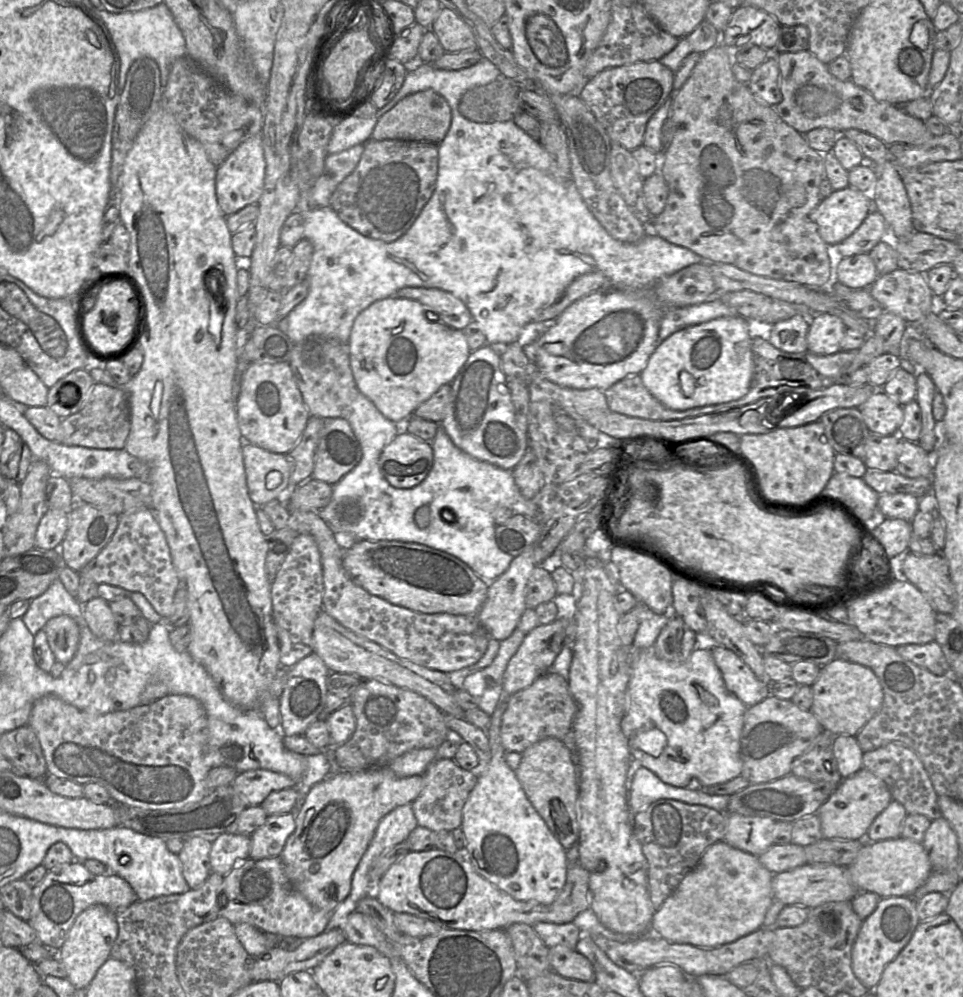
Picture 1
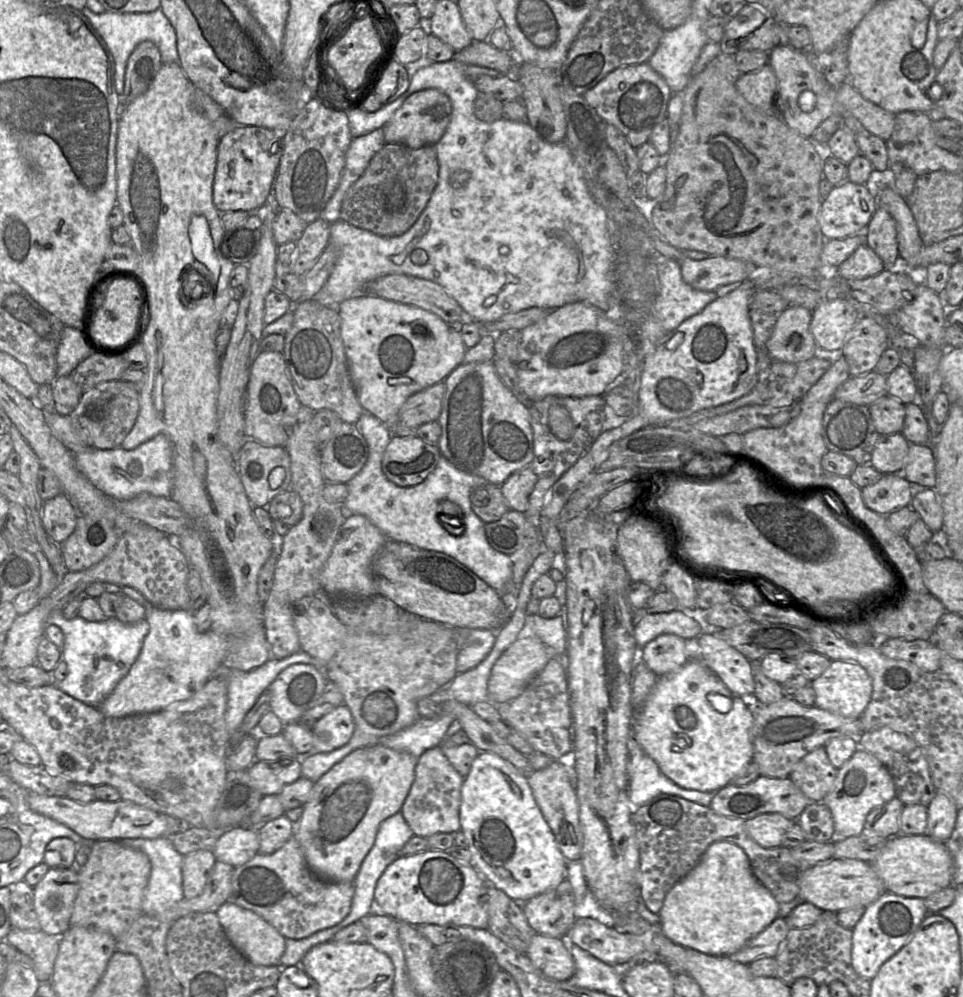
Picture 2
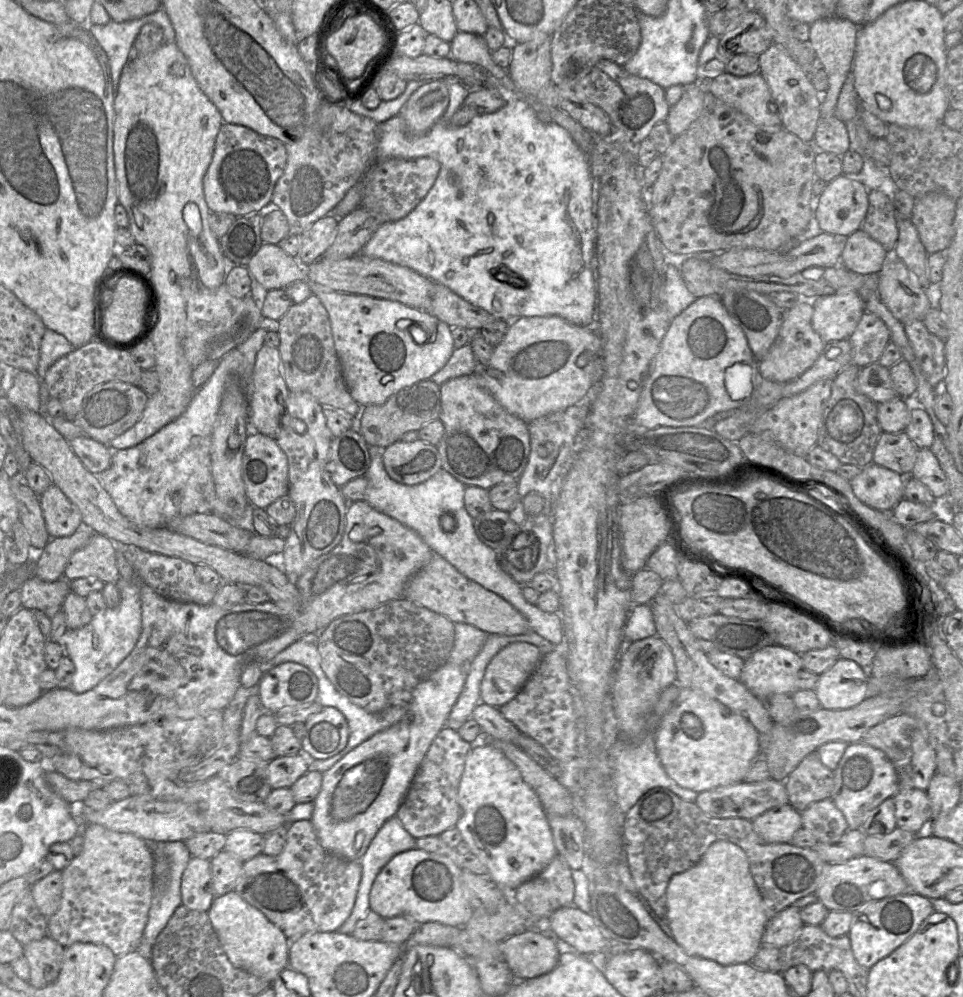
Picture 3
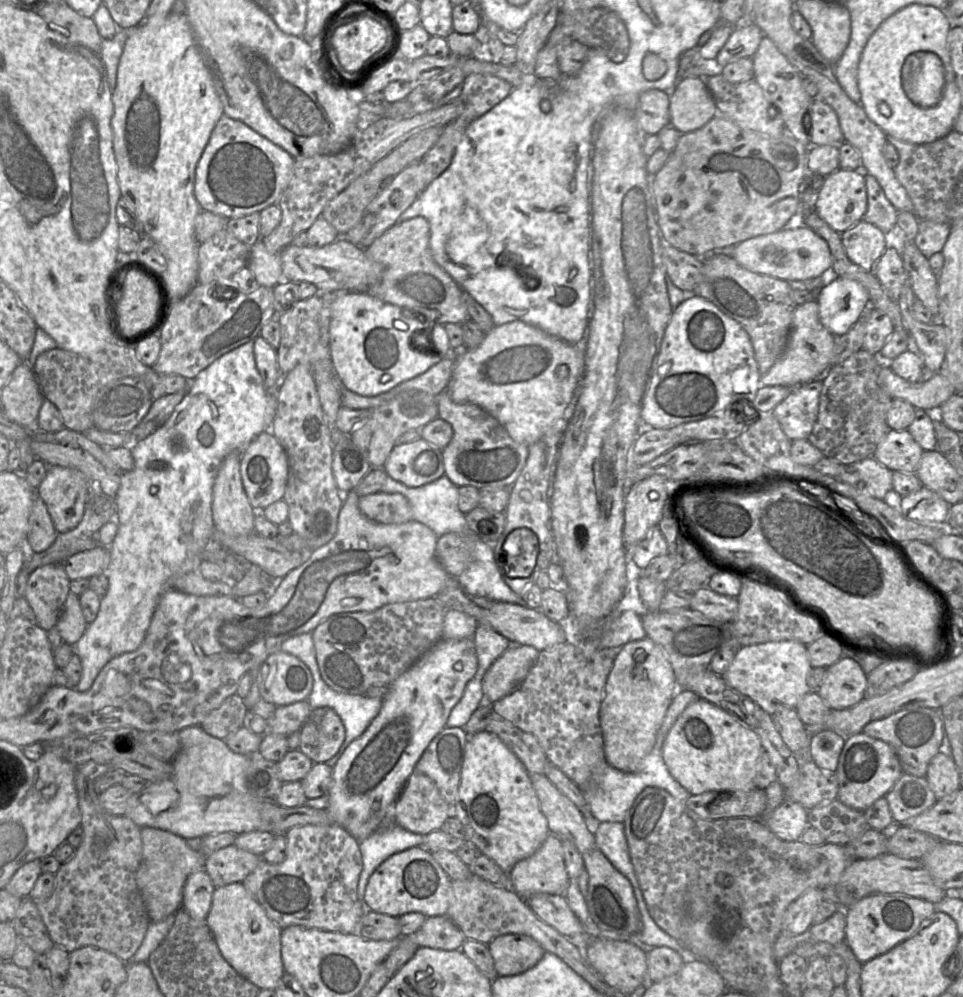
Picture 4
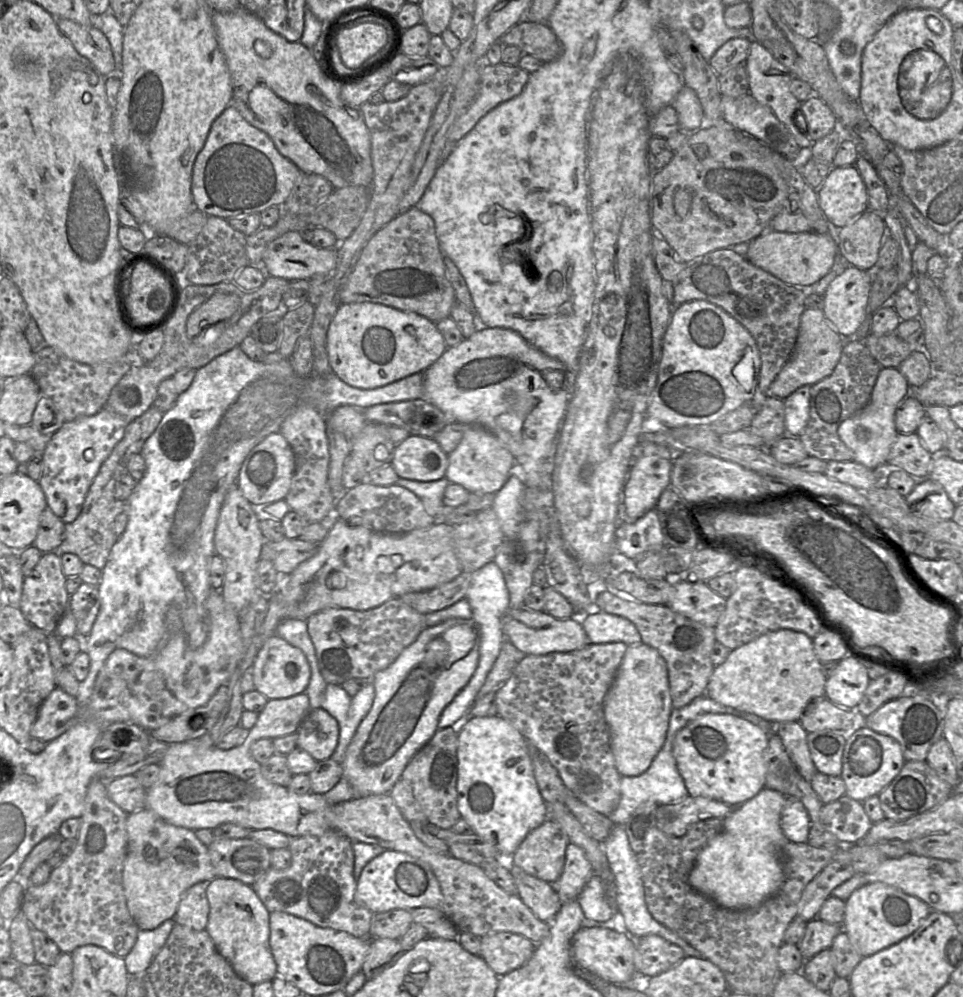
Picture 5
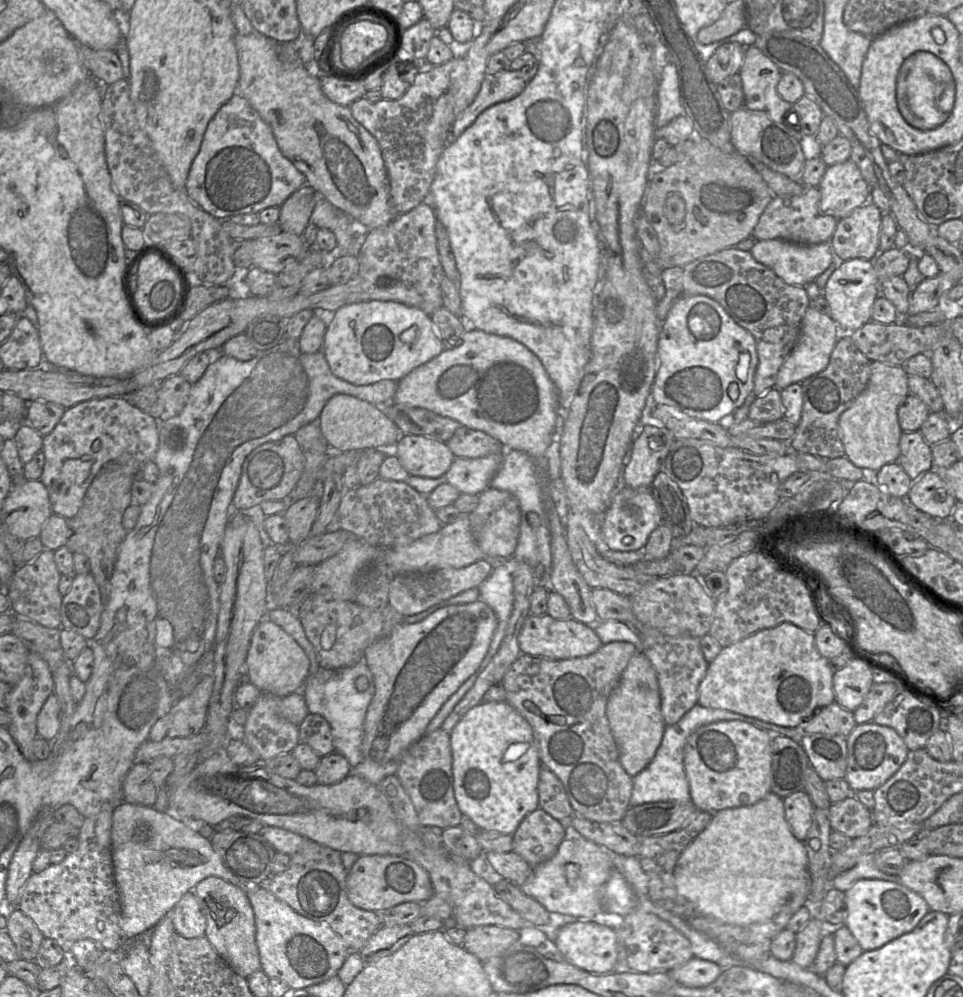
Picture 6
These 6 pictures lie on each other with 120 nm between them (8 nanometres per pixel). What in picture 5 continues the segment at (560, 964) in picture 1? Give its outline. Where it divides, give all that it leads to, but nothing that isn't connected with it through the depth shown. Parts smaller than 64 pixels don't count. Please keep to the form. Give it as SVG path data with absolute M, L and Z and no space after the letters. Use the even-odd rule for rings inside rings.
M491 933L481 937L481 957L500 977L526 964L536 945L520 934Z

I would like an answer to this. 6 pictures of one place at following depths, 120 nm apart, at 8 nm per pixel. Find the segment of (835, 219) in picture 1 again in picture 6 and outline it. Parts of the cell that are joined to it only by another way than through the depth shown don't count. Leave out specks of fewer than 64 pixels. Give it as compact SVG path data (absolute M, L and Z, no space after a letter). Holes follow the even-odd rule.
M851 159L828 166L817 187L820 191L820 209L838 220L871 198L867 182Z

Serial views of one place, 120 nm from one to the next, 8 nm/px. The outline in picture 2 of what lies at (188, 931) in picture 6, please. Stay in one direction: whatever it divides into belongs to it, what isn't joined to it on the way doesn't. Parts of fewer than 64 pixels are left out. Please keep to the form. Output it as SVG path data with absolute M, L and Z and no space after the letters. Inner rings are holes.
M198 850L184 856L182 887L185 899L195 898L203 892L216 861L211 850Z

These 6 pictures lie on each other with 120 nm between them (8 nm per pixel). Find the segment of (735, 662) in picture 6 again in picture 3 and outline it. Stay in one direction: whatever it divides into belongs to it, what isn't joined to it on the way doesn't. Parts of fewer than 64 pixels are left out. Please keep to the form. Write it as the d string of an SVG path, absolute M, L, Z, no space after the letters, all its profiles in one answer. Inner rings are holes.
M780 645L764 647L744 660L739 681L758 699L783 693L792 695L796 688L796 677L803 669L801 655Z

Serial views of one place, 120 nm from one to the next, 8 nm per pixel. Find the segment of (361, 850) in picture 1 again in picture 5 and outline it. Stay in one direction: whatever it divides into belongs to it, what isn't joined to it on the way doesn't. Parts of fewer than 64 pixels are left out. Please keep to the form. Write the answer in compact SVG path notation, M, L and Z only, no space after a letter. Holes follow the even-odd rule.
M452 618L425 628L386 669L371 678L375 699L361 721L341 763L343 778L359 797L389 794L411 759L431 740L438 730L443 710L468 684L479 662L480 632L473 619Z

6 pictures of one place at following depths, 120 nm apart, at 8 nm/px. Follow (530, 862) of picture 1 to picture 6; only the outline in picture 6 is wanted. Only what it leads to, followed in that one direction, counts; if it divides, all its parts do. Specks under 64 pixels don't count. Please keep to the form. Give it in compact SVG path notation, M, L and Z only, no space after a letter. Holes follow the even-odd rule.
M507 701L481 702L468 710L451 731L454 794L464 817L471 818L483 830L513 835L524 817L539 807L539 773L542 766L540 749L530 723Z

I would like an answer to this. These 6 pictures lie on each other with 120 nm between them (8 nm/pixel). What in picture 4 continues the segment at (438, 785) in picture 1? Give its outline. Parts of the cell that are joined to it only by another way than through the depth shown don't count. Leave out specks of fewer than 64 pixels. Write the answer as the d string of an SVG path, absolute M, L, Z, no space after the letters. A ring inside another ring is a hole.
M415 770L394 804L394 814L397 825L413 833L428 835L442 828L444 822L453 815L453 806L444 800L429 776Z

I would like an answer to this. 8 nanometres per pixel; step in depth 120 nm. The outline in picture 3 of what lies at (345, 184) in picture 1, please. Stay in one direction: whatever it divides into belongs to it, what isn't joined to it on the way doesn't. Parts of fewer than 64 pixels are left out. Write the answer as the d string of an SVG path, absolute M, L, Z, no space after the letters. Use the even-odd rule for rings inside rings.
M430 157L412 160L389 158L375 162L366 173L366 186L360 207L374 213L380 224L407 216L427 195L440 172L440 163Z

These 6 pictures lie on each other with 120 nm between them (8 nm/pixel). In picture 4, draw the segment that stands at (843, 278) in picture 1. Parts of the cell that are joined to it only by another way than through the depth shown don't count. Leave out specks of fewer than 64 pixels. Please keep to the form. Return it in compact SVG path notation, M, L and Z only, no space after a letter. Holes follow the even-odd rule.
M864 219L841 233L841 239L849 260L867 272L874 272L876 263L891 243L890 235Z

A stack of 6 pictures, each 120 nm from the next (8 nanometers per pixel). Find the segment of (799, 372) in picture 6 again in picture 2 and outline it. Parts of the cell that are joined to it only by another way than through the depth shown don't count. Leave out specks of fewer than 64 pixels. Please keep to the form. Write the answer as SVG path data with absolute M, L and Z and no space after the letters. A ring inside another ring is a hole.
M795 305L777 316L773 332L766 342L768 354L781 362L798 363L815 357L820 351L810 330L812 311Z

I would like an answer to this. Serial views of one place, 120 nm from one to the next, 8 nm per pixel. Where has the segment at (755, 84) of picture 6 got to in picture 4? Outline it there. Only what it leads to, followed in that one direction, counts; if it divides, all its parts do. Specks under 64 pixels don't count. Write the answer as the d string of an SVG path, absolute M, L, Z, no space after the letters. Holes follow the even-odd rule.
M766 36L762 38L756 53L752 57L752 61L754 68L753 79L762 88L765 98L778 108L785 123L786 130L804 146L809 147L811 144L811 132L806 128L808 134L805 133L802 122L814 98L810 97L803 89L801 84L803 77Z

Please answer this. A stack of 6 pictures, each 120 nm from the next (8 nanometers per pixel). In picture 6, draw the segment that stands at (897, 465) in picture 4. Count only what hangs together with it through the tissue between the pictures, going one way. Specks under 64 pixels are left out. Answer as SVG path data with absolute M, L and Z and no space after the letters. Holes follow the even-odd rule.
M920 431L902 432L899 442L900 455L897 462L912 481L934 469L932 445L928 444Z

